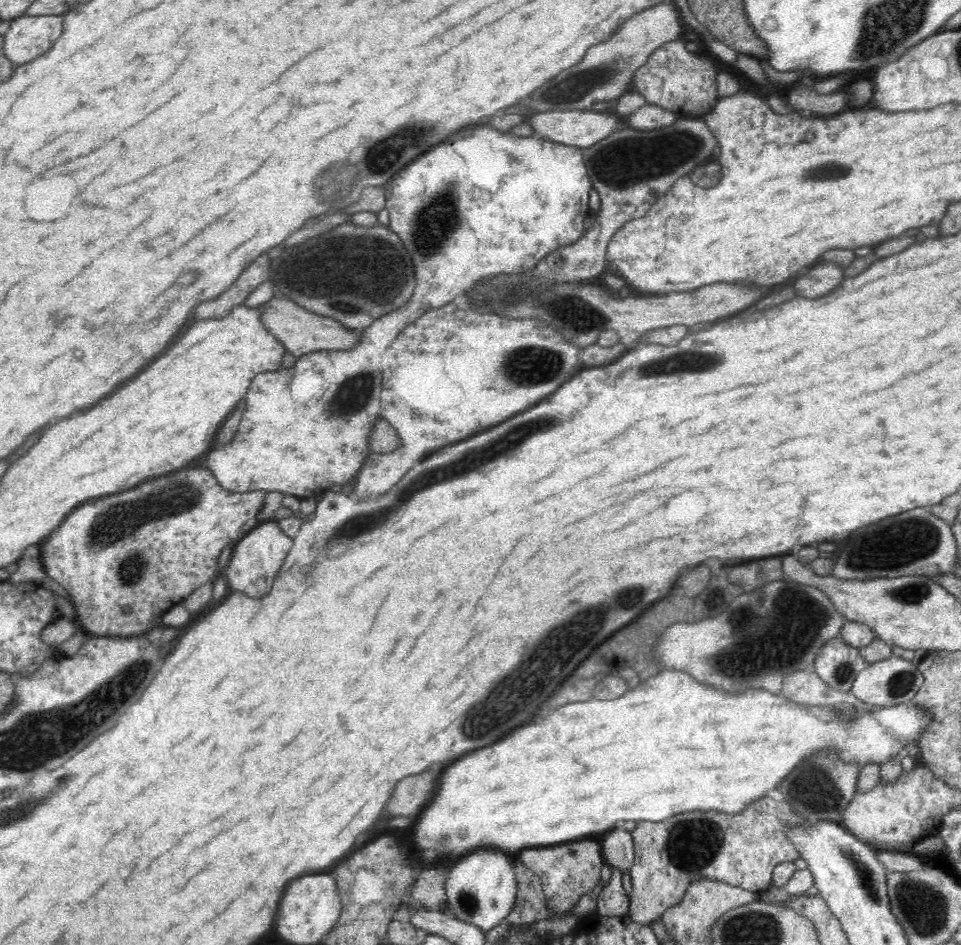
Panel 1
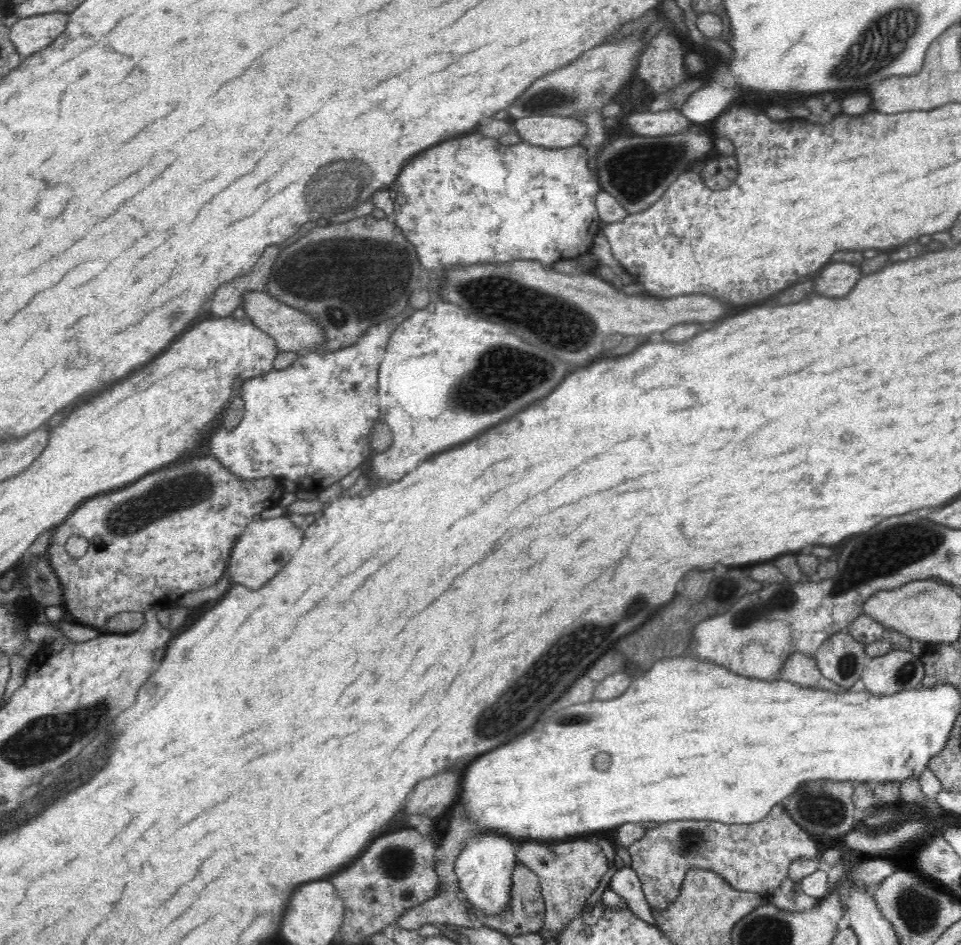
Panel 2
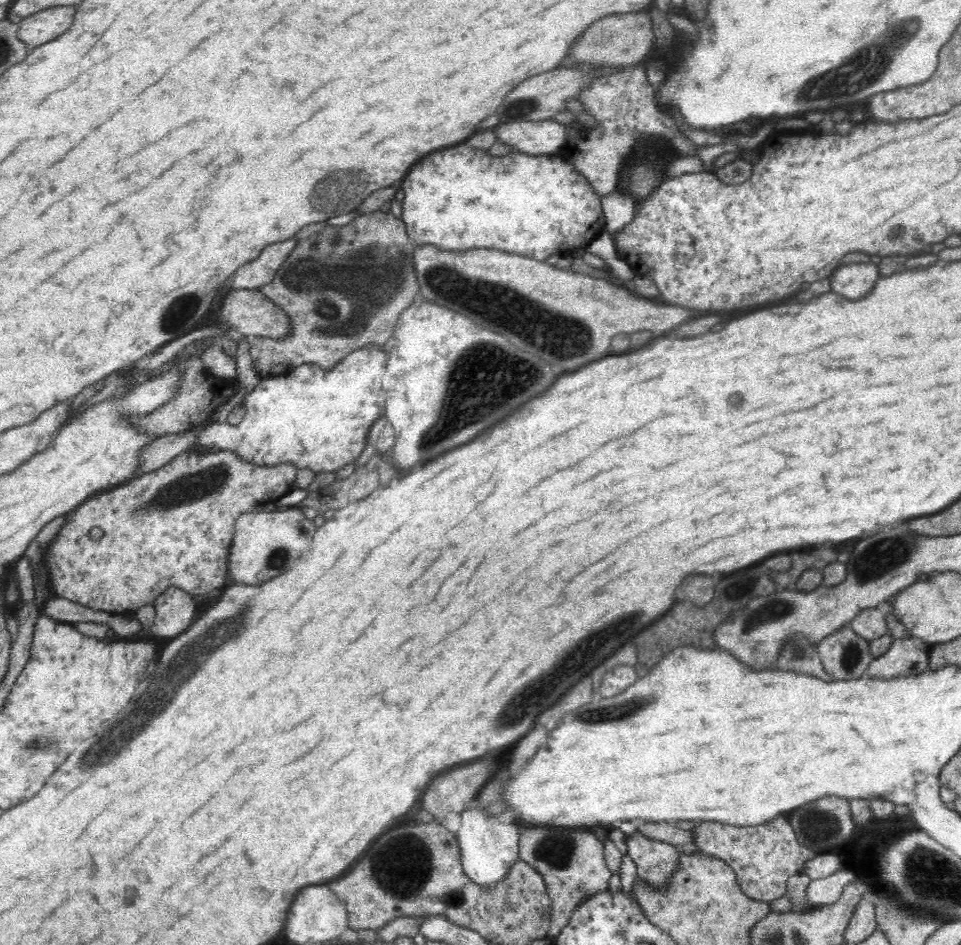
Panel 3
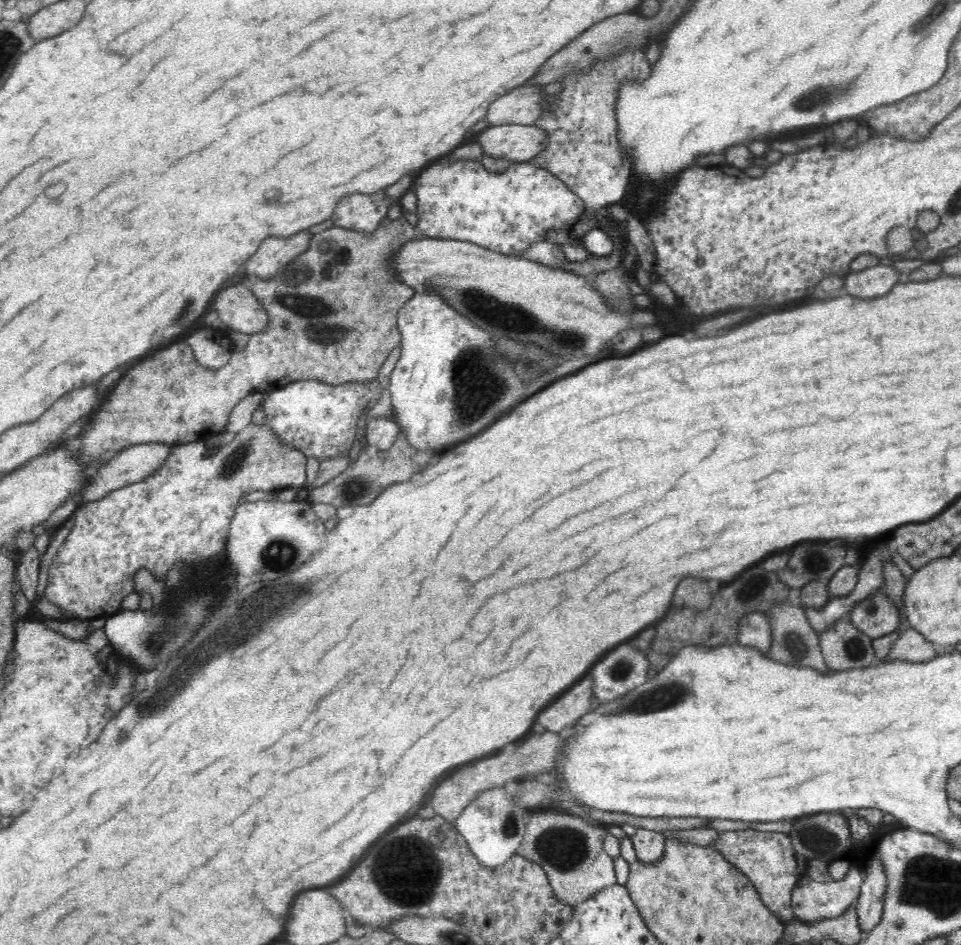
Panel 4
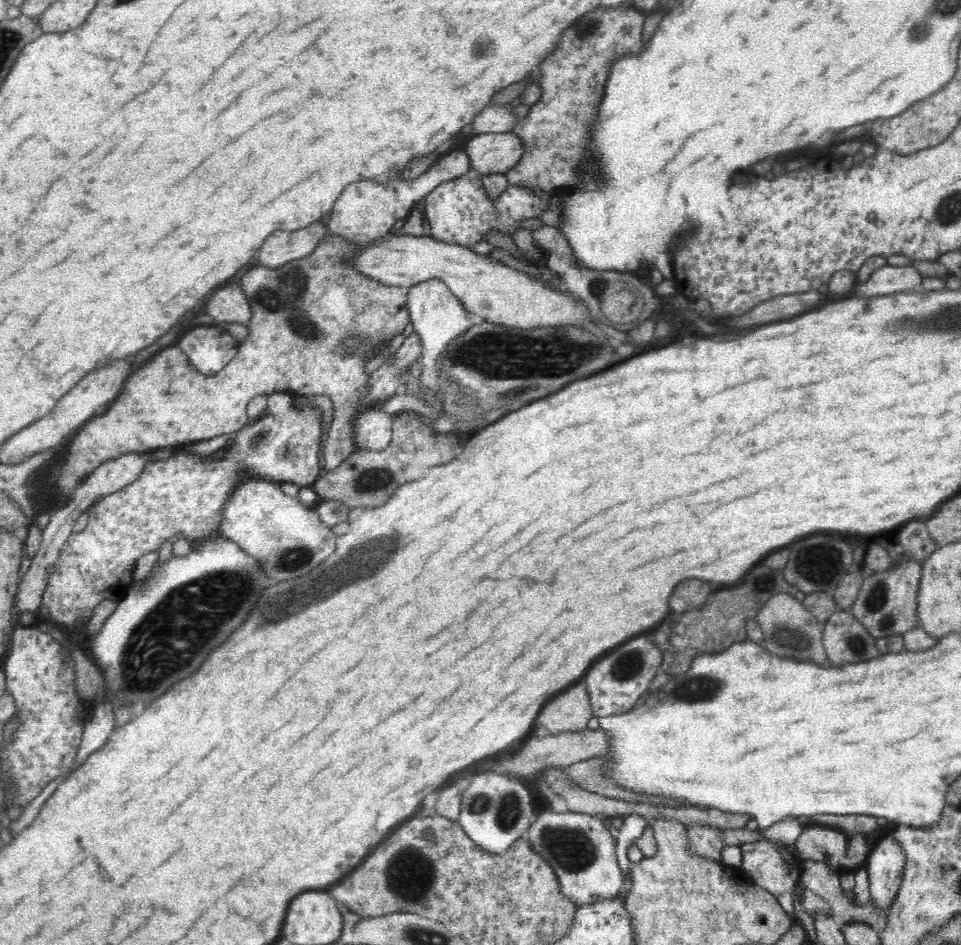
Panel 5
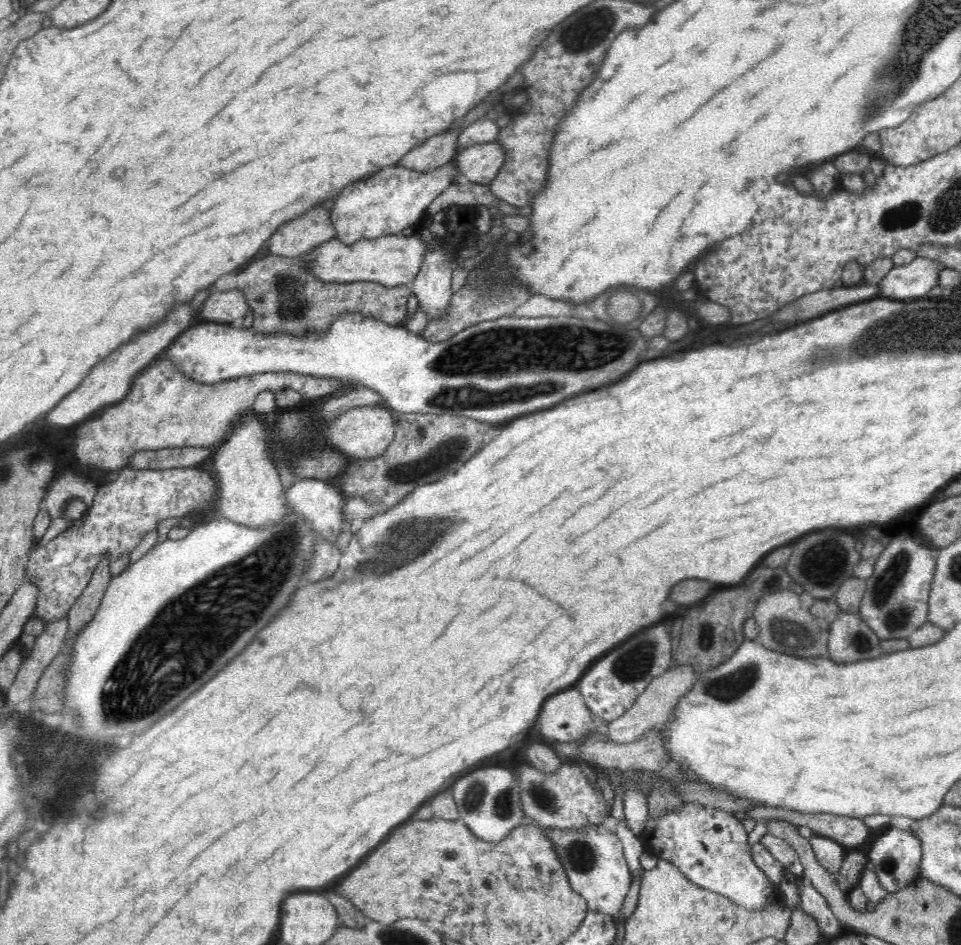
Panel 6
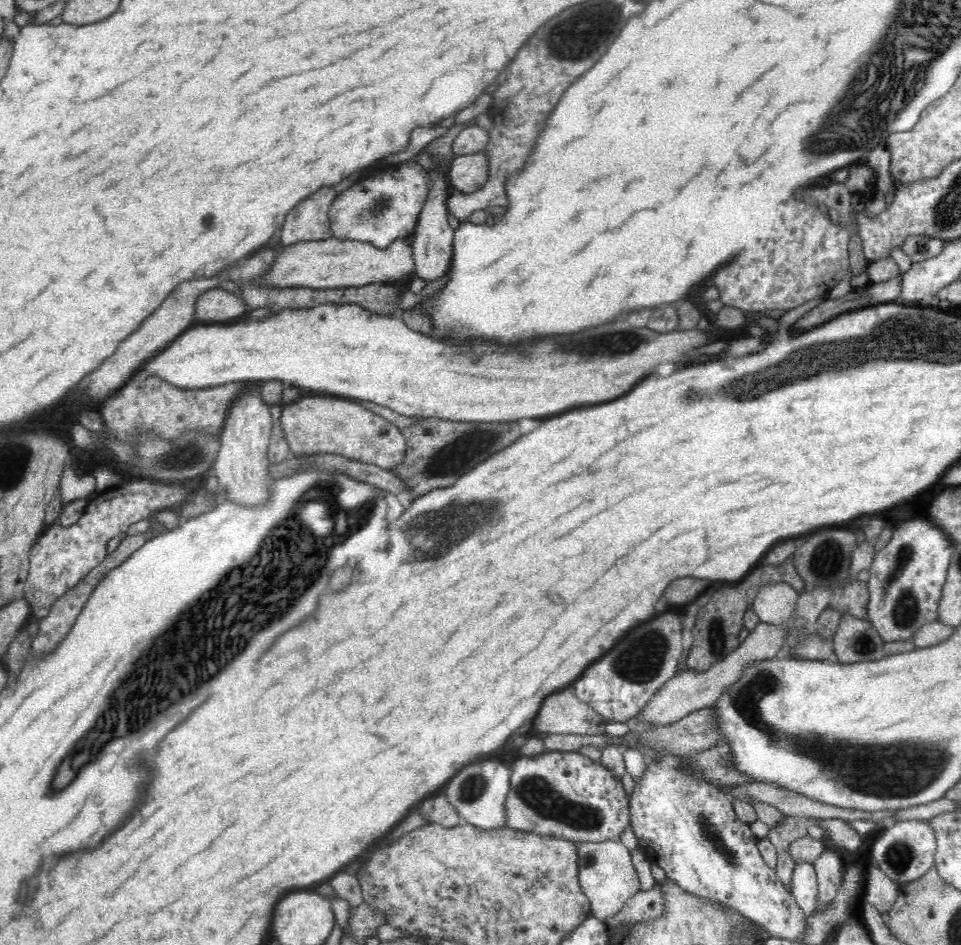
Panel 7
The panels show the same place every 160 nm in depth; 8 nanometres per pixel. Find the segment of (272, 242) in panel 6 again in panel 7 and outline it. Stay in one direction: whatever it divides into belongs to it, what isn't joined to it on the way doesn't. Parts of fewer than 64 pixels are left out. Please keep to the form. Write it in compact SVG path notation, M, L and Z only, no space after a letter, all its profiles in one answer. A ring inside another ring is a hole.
M330 186L322 188L320 192L298 204L286 216L286 222L280 232L279 247L332 238L330 210L336 197L336 191Z

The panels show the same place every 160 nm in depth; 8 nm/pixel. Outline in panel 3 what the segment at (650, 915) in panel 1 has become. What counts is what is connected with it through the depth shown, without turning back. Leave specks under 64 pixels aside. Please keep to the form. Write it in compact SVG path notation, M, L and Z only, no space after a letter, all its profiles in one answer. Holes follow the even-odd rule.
M784 814L757 827L736 827L701 821L691 832L694 833L691 846L694 852L724 860L724 863L734 870L742 893L767 904L785 896L787 880L802 873L805 864L817 856L810 848L798 843L793 827ZM638 832L627 836L628 856L636 864L637 877L645 880L652 889L664 889L677 872L682 850L672 844L644 837Z

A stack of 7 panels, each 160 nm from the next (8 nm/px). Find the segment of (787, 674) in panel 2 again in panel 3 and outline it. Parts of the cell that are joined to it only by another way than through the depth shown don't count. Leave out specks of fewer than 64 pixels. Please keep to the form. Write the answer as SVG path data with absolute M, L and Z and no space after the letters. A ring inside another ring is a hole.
M794 634L786 640L776 666L779 670L790 670L790 672L802 672L822 678L830 682L833 676L826 672L821 663L817 647L812 644L805 635Z

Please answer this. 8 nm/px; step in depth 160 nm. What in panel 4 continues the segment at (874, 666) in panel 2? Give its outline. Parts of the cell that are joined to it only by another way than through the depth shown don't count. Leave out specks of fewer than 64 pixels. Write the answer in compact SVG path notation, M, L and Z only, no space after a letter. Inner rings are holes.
M910 628L899 634L887 654L887 658L883 661L910 660L910 662L926 662L926 660L932 660L934 656L937 656L939 650L922 633Z

